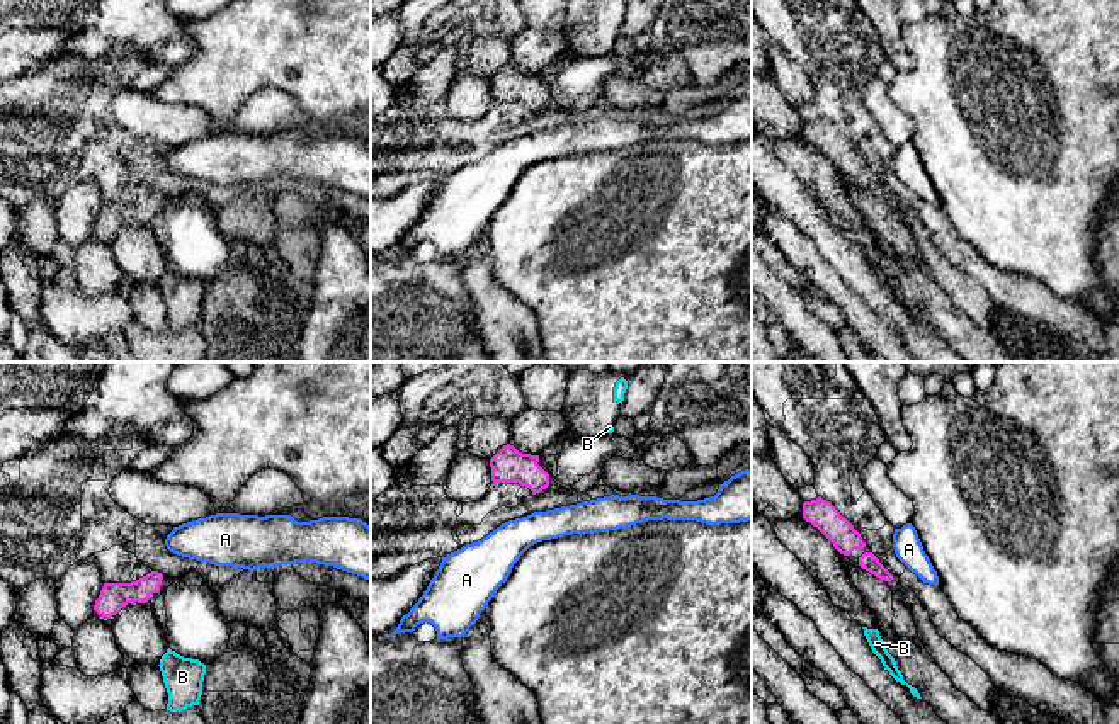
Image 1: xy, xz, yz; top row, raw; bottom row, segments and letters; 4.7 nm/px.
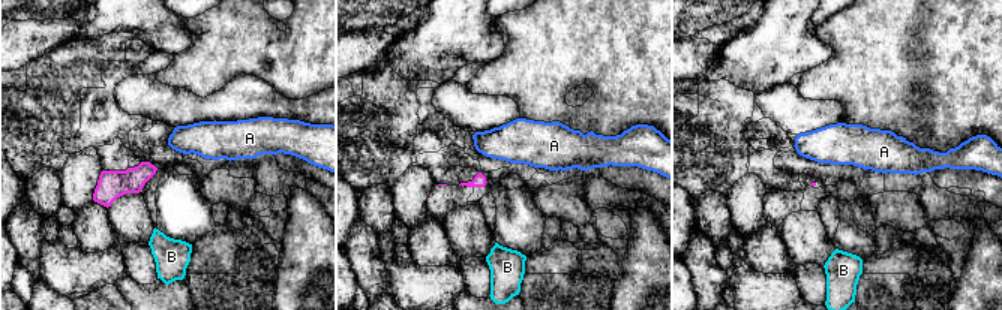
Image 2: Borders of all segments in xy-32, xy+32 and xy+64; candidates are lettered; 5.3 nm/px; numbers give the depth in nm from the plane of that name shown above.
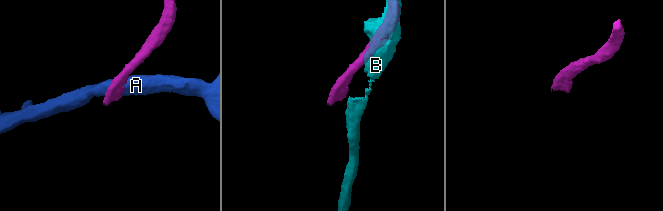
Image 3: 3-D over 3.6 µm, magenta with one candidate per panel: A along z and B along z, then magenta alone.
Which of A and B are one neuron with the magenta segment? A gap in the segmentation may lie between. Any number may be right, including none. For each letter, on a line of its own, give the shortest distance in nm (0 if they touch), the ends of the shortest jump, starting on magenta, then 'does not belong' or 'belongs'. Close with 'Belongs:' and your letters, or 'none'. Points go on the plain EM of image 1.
A: 80 nm | yz (885, 187), (897, 175) | does not belong
B: 220 nm | yz (871, 192), (846, 231) | does not belong
Belongs: none

